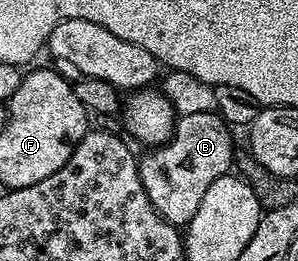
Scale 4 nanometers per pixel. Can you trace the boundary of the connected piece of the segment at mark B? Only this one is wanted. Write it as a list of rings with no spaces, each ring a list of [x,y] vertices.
[[[216,111],[201,114],[183,114],[176,118],[173,135],[165,142],[148,150],[149,153],[139,161],[143,191],[147,191],[147,199],[151,199],[151,207],[161,218],[171,225],[188,226],[189,220],[199,211],[199,203],[203,203],[203,195],[207,195],[207,187],[215,183],[215,179],[226,176],[235,165],[235,148],[230,126],[226,125],[220,113]]]

